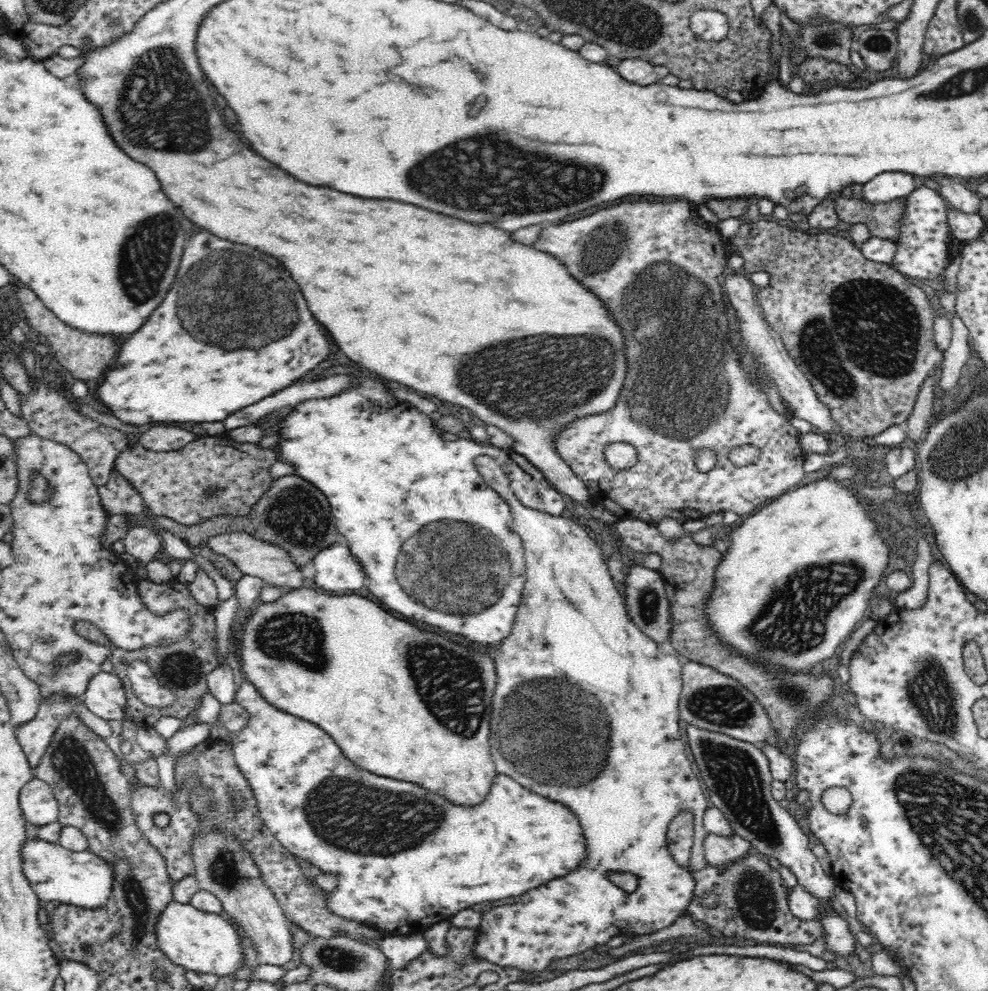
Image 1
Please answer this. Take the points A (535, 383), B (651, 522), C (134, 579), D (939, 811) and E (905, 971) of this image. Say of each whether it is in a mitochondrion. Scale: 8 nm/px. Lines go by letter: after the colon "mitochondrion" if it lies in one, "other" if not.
A: mitochondrion
B: other
C: other
D: mitochondrion
E: other

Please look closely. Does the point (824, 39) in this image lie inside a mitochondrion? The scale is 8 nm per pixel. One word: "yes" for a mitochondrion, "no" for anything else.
yes

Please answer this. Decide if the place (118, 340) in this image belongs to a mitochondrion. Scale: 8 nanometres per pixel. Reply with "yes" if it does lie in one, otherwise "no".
no

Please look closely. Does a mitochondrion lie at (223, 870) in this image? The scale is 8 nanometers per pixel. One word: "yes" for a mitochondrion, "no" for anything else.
yes

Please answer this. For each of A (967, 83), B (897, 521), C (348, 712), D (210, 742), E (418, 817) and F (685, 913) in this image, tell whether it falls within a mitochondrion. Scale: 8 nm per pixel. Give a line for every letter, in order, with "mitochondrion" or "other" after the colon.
A: mitochondrion
B: other
C: other
D: other
E: mitochondrion
F: other

